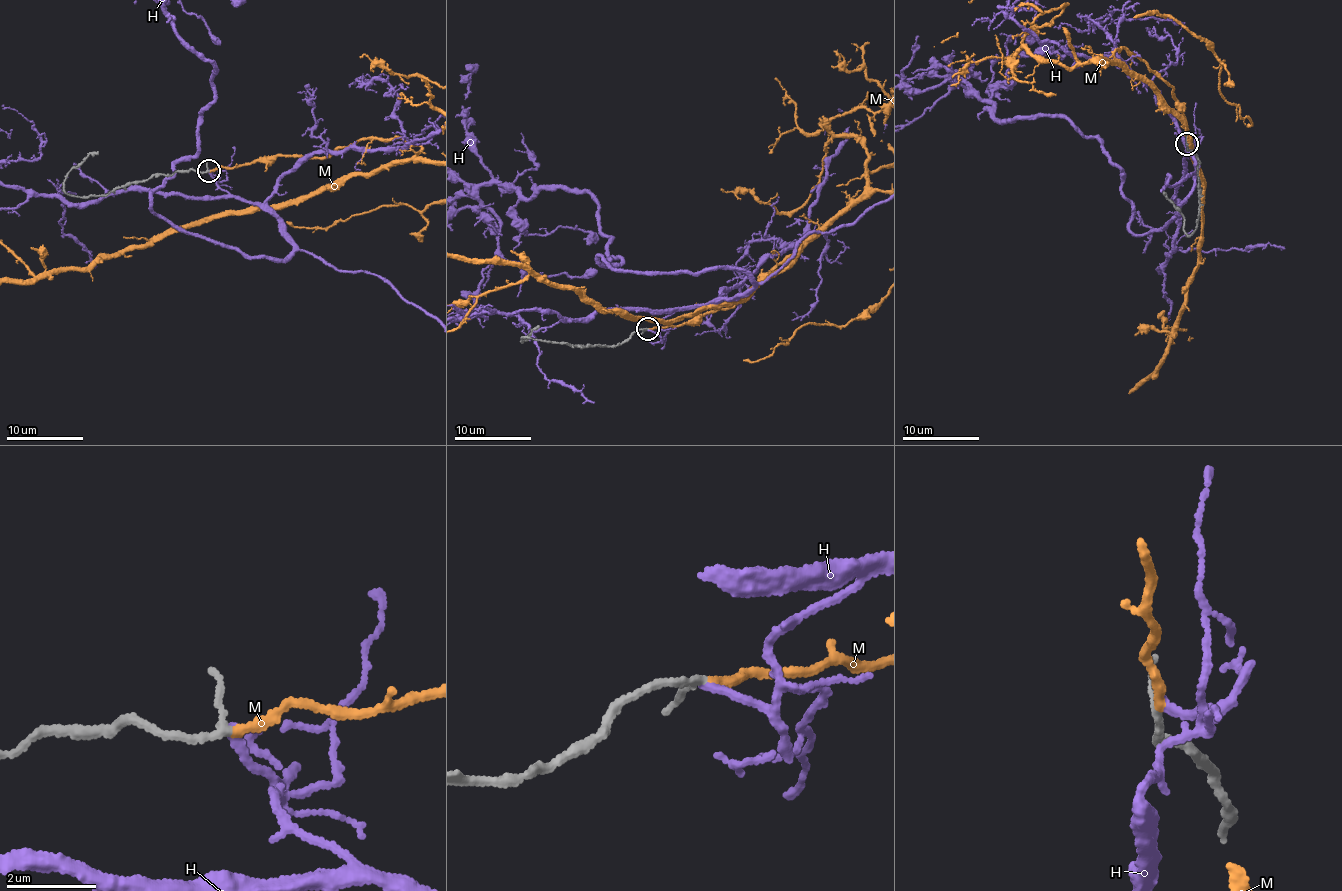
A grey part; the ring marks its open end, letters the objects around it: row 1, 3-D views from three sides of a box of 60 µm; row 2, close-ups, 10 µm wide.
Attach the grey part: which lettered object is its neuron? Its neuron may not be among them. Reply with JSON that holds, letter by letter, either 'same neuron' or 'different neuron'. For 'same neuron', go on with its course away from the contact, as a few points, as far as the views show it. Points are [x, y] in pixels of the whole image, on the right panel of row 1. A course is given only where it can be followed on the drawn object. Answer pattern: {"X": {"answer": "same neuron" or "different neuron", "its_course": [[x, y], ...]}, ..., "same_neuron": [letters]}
{"H": {"answer": "different neuron"}, "M": {"answer": "same neuron"}, "same_neuron": ["M"]}

